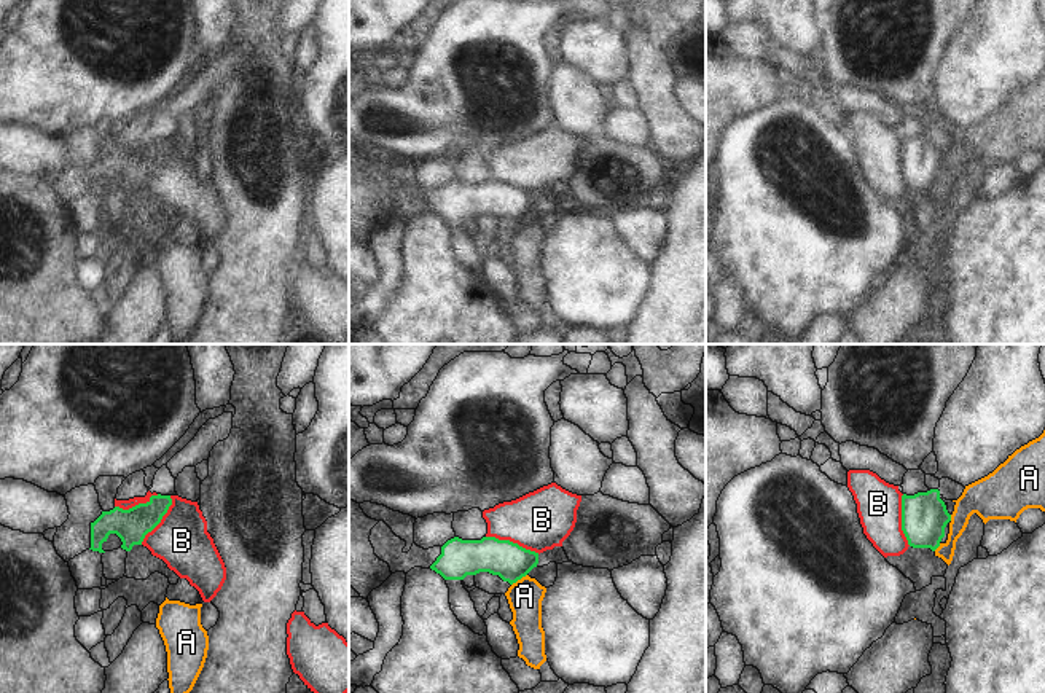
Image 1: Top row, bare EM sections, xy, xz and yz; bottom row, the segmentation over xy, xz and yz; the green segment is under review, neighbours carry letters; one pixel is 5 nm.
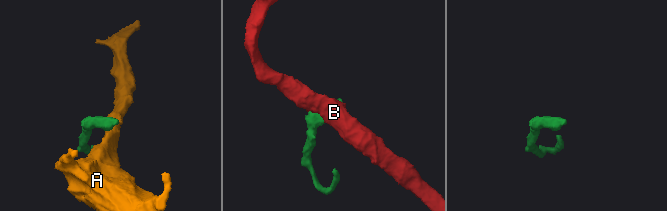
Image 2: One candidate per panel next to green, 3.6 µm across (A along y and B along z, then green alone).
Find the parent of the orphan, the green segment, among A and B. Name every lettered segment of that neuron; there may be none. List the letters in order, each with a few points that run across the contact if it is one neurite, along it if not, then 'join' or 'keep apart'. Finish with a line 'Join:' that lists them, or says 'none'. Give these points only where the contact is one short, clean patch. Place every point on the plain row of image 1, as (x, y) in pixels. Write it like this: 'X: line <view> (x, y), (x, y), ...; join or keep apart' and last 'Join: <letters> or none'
A: line xz (526, 217), (512, 228); keep apart
B: line xz (486, 179), (508, 182), (539, 196); keep apart
Join: none

